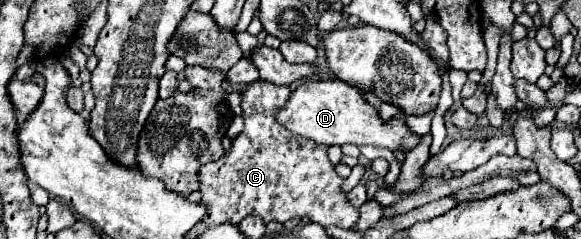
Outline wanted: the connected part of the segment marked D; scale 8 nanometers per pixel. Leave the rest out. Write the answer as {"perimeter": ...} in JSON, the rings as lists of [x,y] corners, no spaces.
{"perimeter":[[[307,80],[297,86],[289,98],[289,102],[277,112],[277,120],[291,132],[309,138],[317,144],[325,146],[375,146],[375,148],[389,148],[391,152],[407,154],[421,142],[423,136],[413,134],[403,118],[381,120],[379,112],[363,98],[361,90],[349,86],[341,80]]]}

